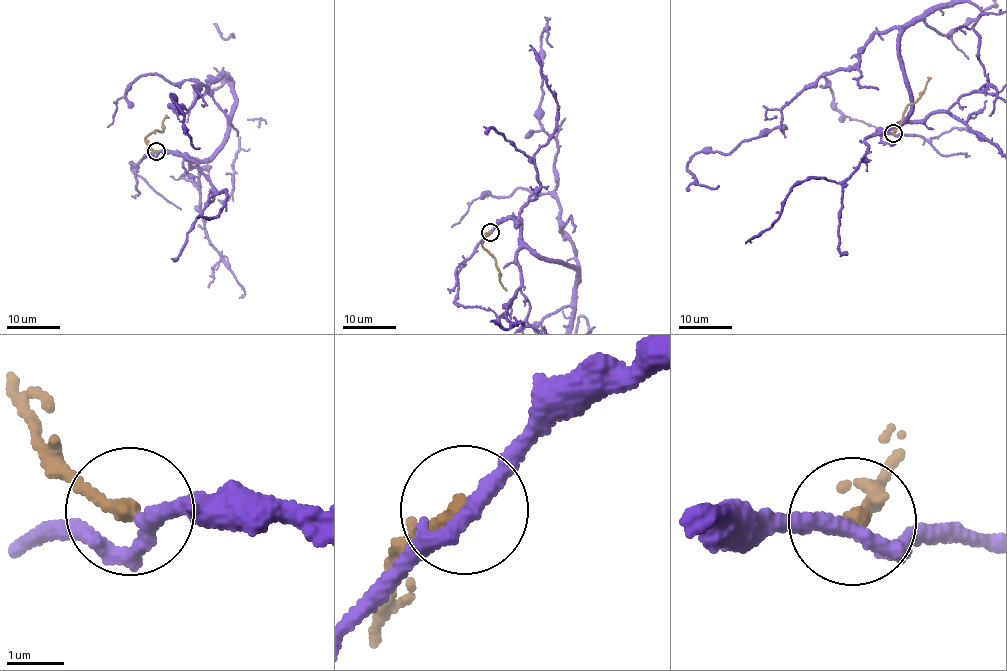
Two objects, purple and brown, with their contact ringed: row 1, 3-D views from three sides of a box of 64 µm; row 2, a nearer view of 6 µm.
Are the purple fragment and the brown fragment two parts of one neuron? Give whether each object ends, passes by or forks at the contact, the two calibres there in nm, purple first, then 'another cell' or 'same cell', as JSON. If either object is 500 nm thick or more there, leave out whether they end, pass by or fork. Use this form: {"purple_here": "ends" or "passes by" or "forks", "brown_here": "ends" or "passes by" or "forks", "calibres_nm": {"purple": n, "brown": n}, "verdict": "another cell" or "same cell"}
{"purple_here": "passes by", "brown_here": "ends", "calibres_nm": {"purple": 240, "brown": 300}, "verdict": "same cell"}

